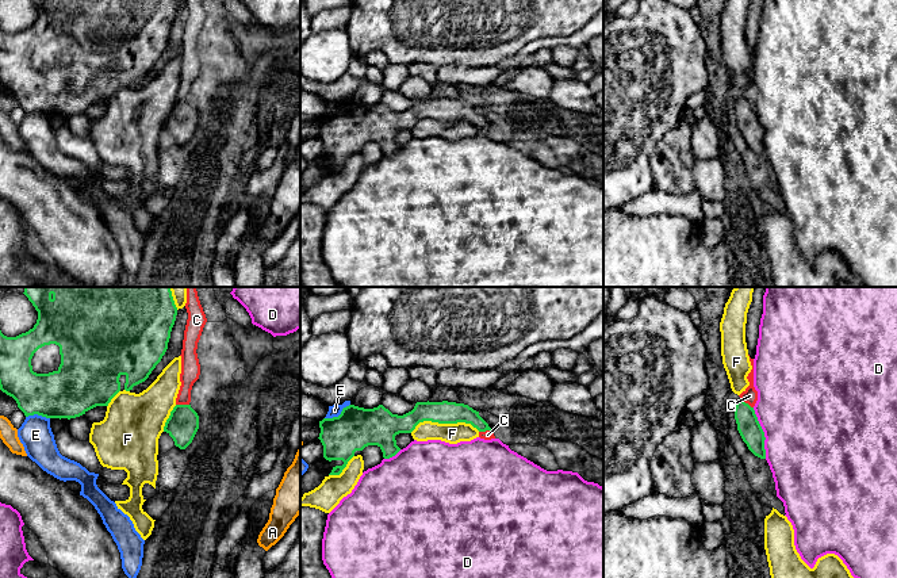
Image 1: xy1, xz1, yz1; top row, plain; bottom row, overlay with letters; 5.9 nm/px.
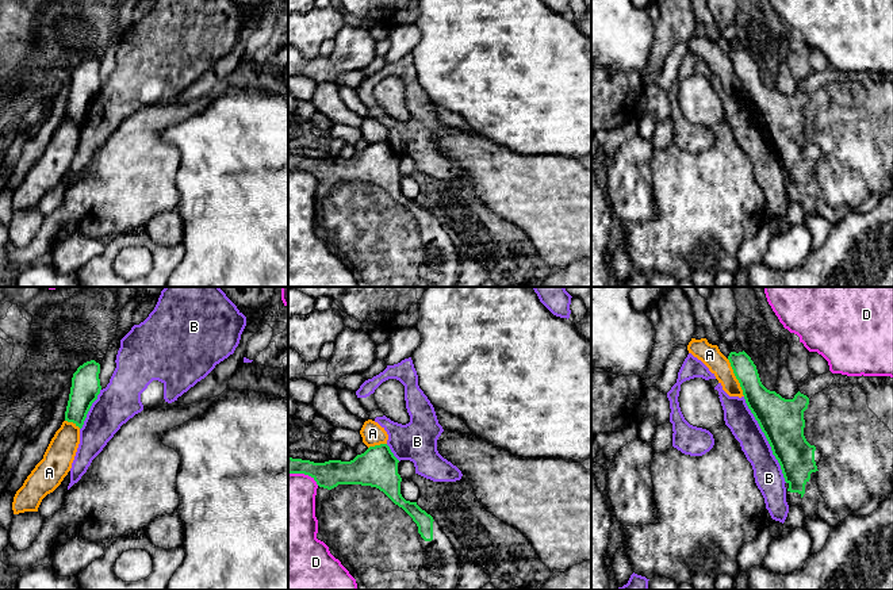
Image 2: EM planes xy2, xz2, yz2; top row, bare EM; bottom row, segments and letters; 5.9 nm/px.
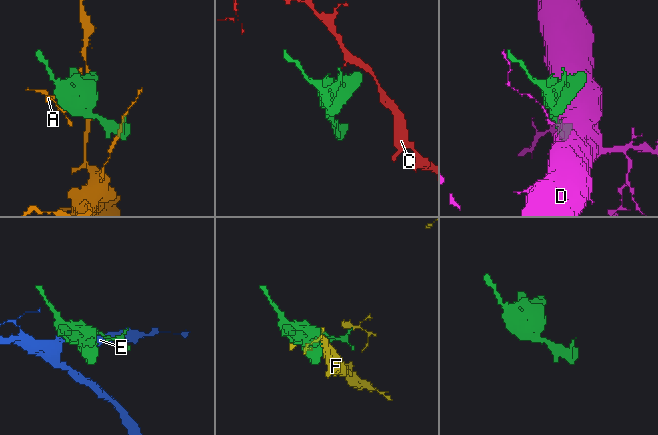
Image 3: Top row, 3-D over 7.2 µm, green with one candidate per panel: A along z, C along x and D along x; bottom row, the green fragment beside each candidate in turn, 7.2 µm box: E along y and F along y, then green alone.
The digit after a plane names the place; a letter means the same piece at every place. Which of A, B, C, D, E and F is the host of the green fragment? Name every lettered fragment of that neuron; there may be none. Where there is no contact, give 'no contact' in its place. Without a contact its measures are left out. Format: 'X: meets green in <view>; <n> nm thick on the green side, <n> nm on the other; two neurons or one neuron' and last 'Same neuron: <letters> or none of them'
A: meets green in yz2; 190 nm thick on the green side, 120 nm on the other; two neurons
B: meets green in yz2; 260 nm thick on the green side, 170 nm on the other; two neurons
C: meets green in xy1; 190 nm thick on the green side, 110 nm on the other; two neurons
D: meets green in yz1; 140 nm thick on the green side, 500 nm on the other; two neurons
E: meets green in xz1; 260 nm thick on the green side, 70 nm on the other; two neurons
F: meets green in xz1; 130 nm thick on the green side, 120 nm on the other; two neurons
Same neuron: none of them

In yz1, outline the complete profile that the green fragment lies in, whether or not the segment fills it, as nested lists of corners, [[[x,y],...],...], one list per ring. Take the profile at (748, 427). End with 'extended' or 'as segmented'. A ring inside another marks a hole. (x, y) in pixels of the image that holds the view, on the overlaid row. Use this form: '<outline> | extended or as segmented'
[[[739,399],[735,407],[737,430],[748,449],[758,458],[766,459],[764,432],[758,421],[754,407]]] | as segmented

